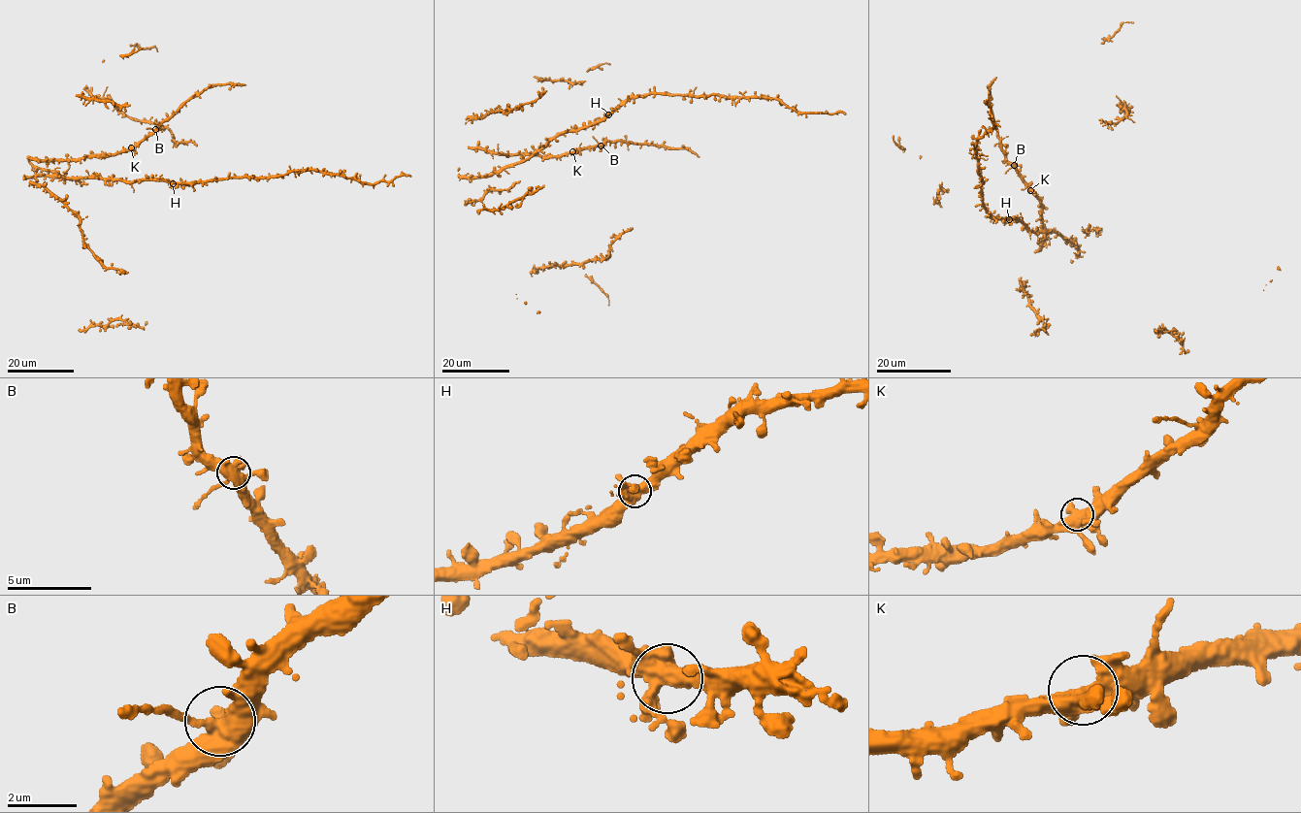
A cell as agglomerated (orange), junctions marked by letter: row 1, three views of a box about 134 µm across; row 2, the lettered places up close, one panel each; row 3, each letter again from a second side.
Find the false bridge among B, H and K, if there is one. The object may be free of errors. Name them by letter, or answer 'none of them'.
none of them

